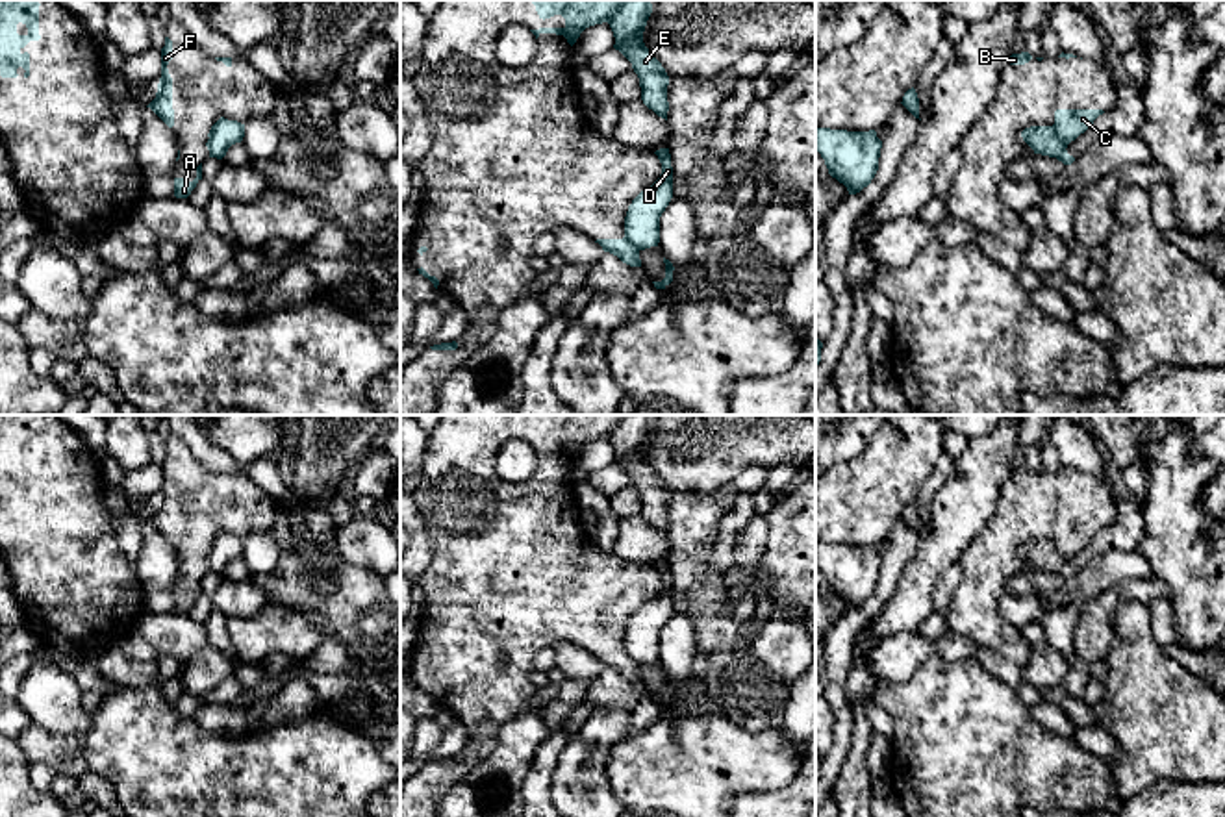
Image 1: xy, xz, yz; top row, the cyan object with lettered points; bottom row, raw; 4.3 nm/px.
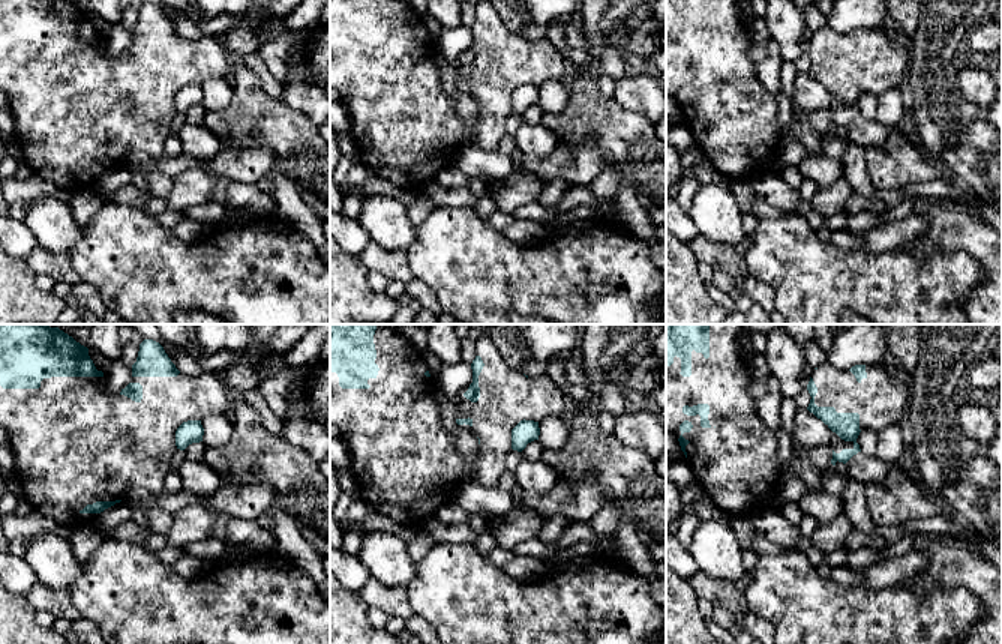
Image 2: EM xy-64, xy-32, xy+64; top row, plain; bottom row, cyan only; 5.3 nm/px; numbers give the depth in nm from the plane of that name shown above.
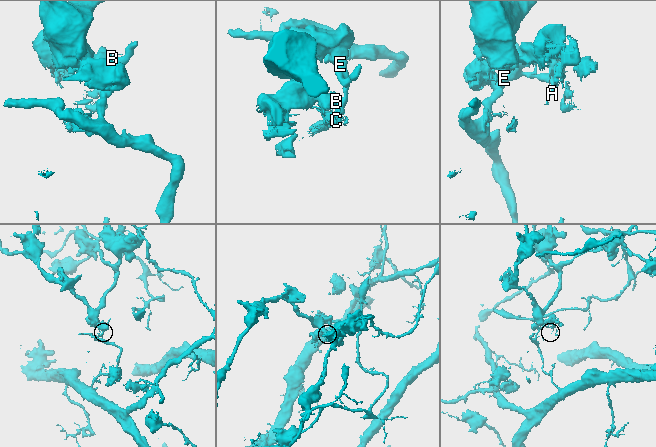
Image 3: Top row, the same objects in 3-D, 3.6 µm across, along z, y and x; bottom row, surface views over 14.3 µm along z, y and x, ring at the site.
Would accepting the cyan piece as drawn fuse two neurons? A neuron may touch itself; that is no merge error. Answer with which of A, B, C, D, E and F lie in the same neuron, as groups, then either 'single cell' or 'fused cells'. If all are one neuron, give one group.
A B C F / D E; fused cells

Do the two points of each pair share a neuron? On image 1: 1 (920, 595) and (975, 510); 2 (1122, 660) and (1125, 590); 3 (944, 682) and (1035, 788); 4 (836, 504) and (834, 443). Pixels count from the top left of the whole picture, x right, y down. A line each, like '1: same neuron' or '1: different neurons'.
1: same neuron
2: different neurons
3: same neuron
4: different neurons

